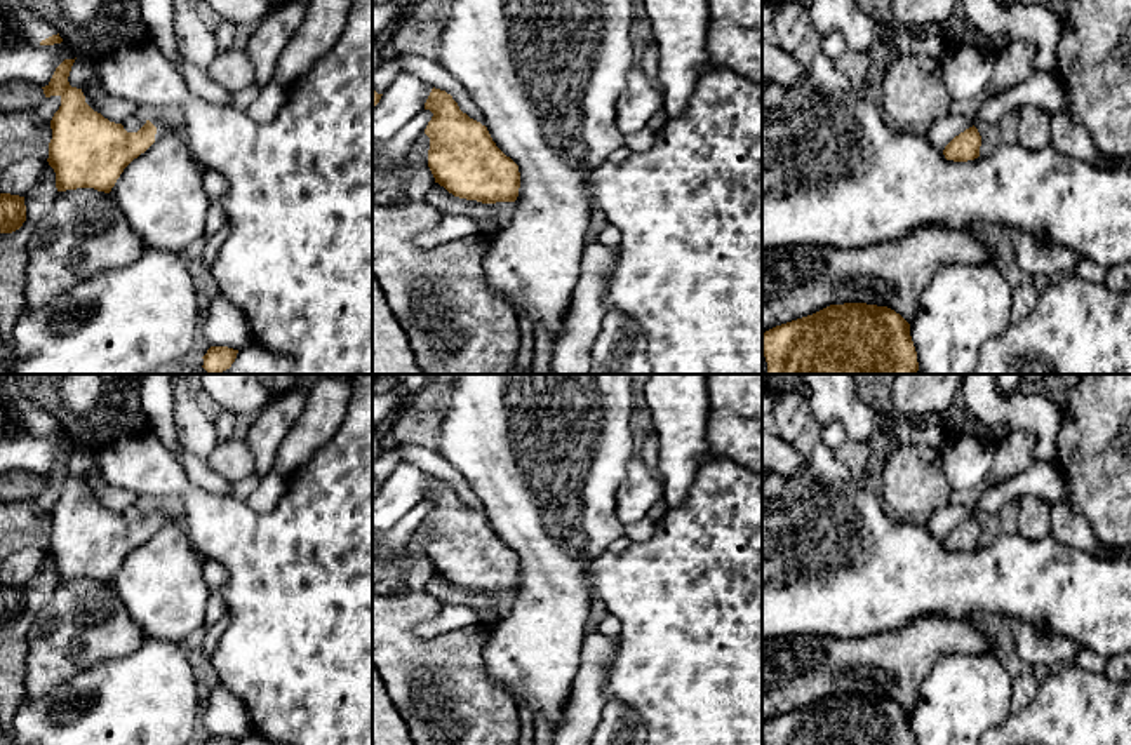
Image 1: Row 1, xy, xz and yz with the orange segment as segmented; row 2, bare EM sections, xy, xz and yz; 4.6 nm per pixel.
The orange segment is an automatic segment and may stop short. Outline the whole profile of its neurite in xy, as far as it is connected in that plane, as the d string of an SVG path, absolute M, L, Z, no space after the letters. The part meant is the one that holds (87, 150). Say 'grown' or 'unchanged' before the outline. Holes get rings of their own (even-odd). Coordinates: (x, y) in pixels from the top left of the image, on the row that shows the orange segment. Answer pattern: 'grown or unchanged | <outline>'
grown | M64 59L42 87L45 97L61 97L50 120L47 162L56 172L57 191L94 188L110 193L124 169L155 143L157 131L172 124L174 115L155 111L137 132L127 132L94 111L82 89L70 85L73 63Z

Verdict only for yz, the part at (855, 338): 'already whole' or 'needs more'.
already whole

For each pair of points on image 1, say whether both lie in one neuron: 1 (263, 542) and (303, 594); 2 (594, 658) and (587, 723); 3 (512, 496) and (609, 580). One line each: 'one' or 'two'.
1: one
2: one
3: two

